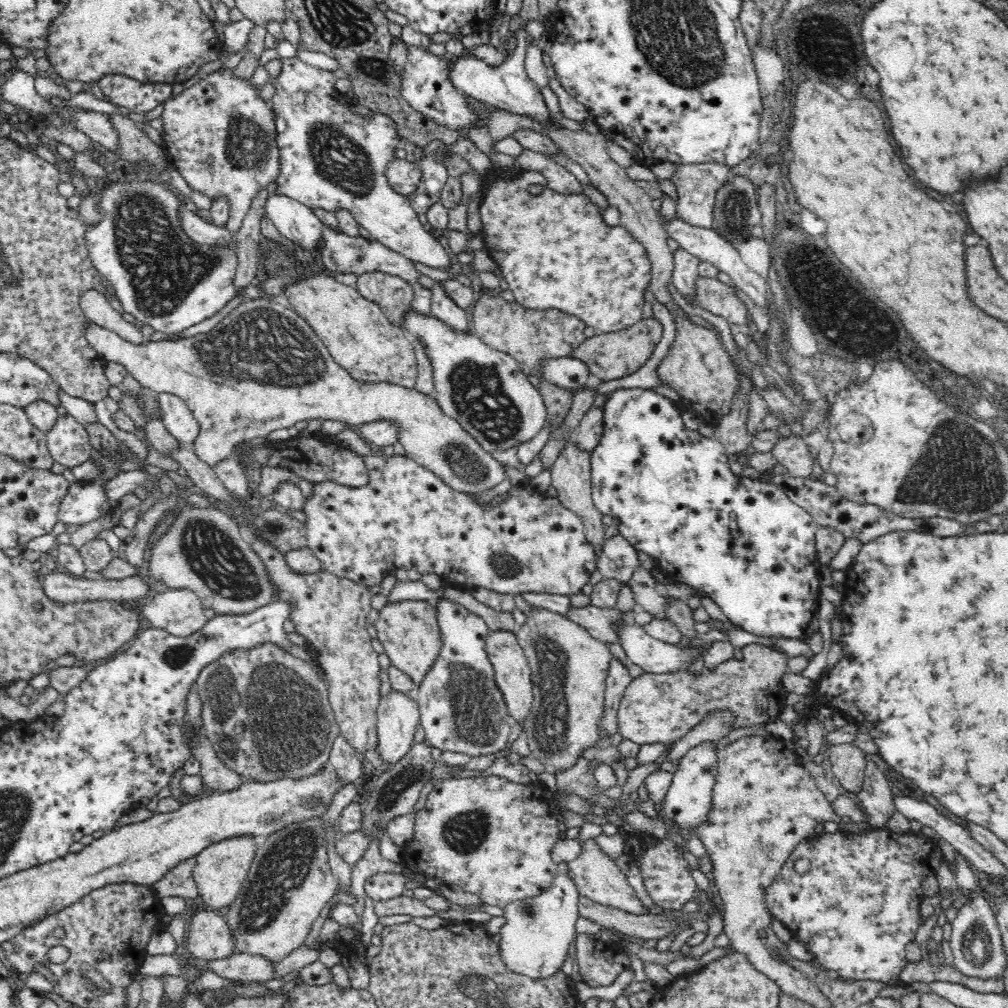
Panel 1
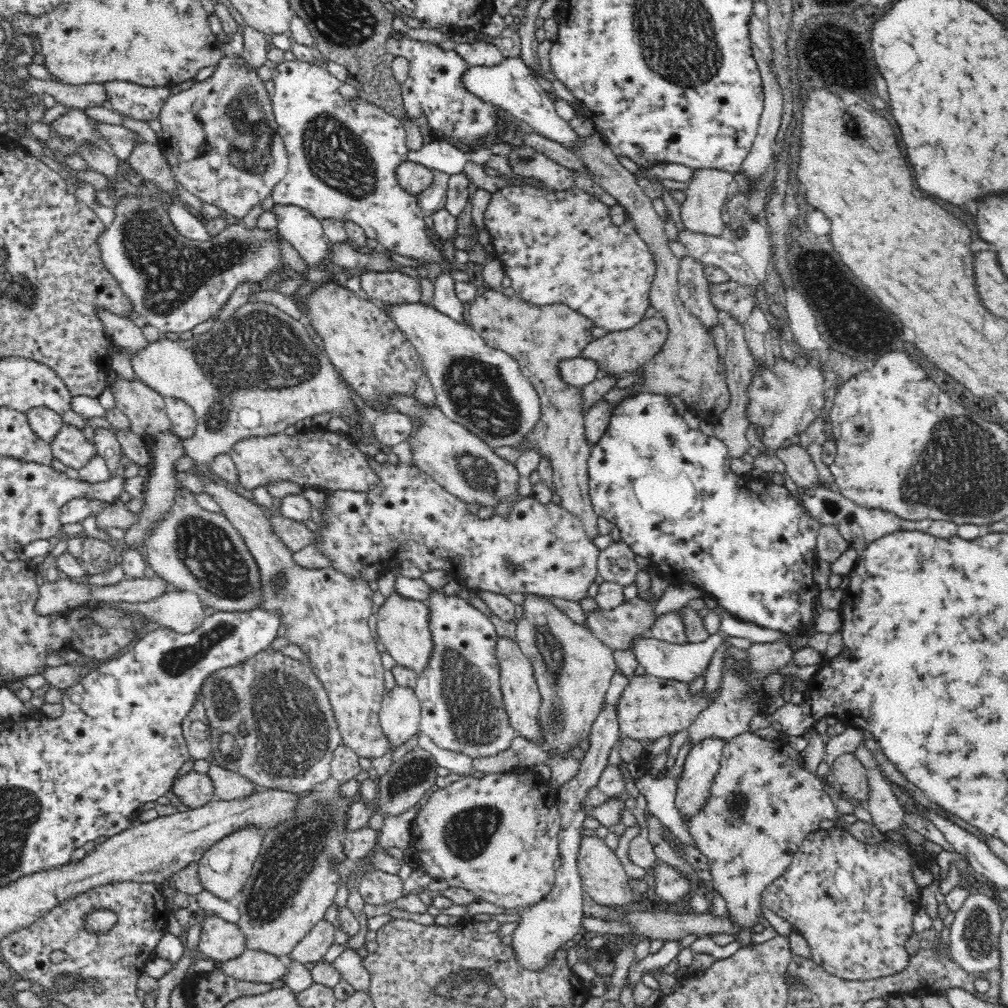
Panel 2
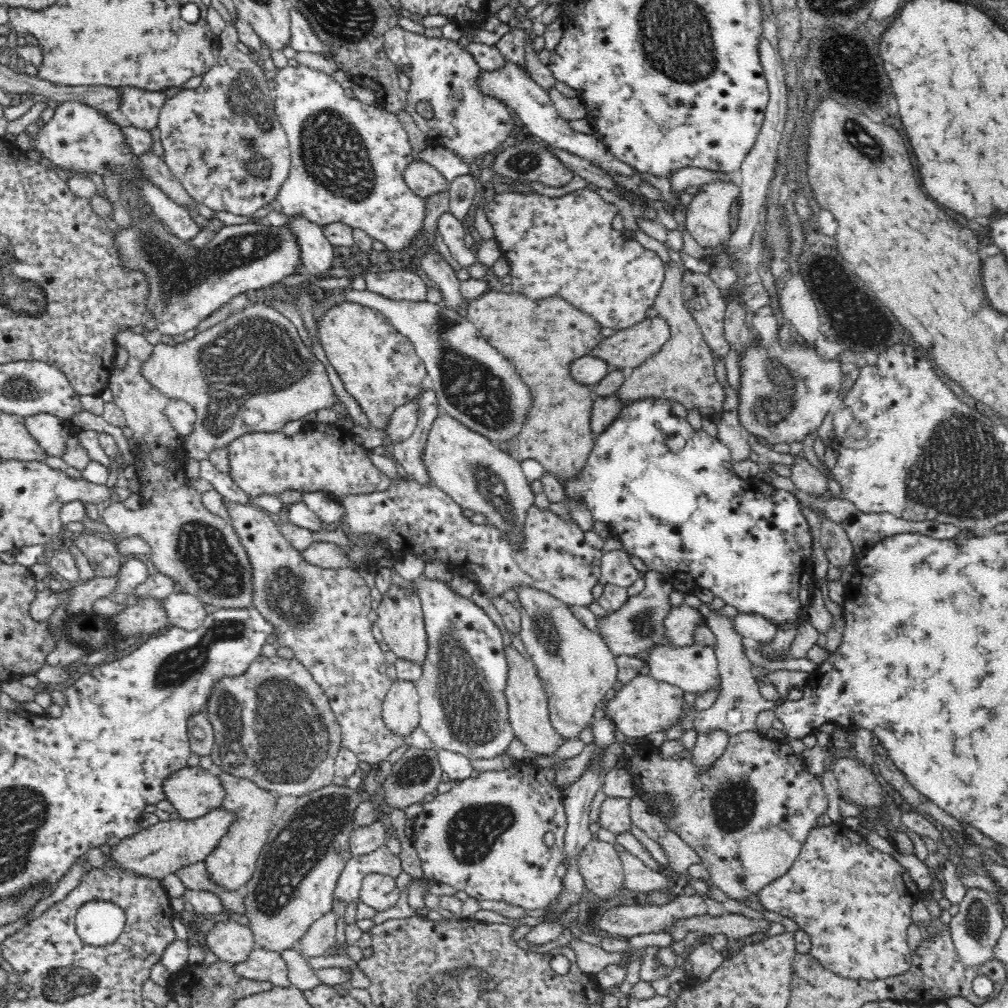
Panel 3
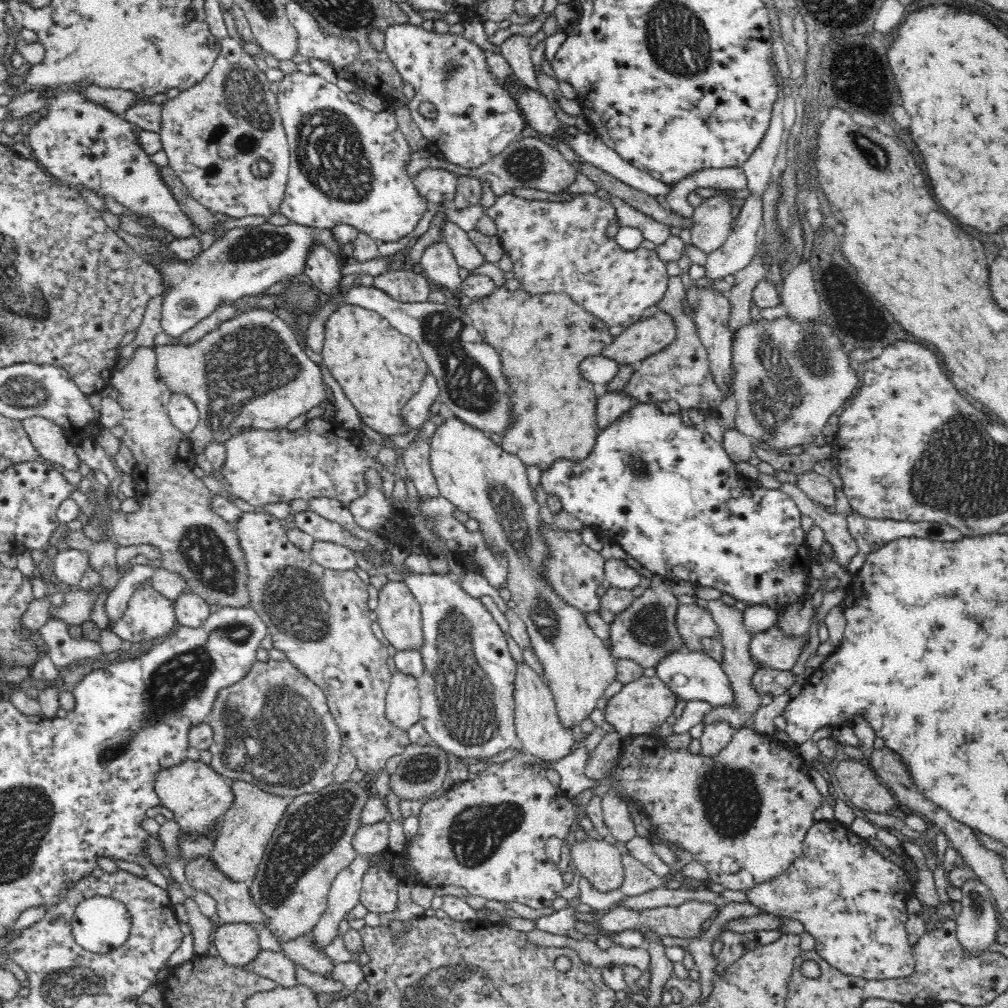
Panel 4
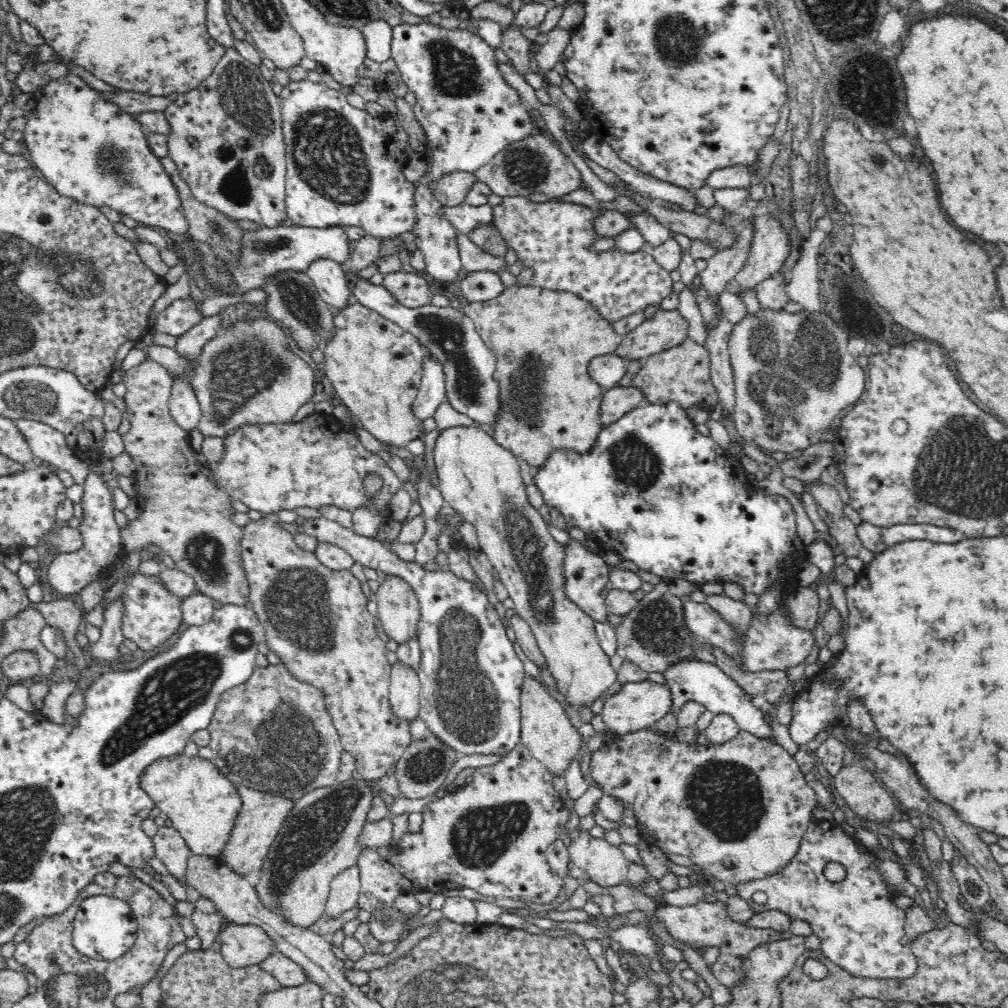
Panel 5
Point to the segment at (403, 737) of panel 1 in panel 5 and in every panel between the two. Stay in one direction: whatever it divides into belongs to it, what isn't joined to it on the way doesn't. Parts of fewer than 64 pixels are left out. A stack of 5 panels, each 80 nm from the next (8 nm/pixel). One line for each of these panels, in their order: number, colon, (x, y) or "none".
2: (400, 715)
3: (400, 709)
4: (403, 702)
5: (405, 690)

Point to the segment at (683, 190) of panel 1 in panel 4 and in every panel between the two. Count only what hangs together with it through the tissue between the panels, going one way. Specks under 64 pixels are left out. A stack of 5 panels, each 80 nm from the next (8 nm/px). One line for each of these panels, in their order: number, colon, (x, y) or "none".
2: (706, 197)
3: (708, 220)
4: (713, 219)

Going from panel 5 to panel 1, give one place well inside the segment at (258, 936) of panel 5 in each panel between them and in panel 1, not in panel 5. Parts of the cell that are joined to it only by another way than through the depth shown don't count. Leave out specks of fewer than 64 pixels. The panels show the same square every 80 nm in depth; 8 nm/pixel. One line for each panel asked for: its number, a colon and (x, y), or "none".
1: (209, 936)
2: (221, 940)
3: (232, 942)
4: (238, 944)

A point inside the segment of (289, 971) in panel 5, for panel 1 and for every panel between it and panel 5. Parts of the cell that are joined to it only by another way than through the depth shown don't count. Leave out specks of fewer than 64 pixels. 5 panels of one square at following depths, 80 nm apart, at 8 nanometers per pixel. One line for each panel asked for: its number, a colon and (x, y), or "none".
1: (242, 967)
2: (255, 966)
3: (266, 965)
4: (276, 966)

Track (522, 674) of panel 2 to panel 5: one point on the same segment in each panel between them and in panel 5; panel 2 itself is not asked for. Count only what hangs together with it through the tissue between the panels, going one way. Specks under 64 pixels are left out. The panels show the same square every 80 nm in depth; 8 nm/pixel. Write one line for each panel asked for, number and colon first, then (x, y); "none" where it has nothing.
3: (527, 701)
4: (539, 730)
5: (547, 732)

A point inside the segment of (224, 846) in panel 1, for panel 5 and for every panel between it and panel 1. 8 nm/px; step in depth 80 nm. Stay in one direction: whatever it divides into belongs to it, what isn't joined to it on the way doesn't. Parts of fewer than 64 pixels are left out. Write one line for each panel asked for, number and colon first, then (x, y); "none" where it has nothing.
2: (223, 870)
3: (231, 864)
4: (248, 826)
5: (262, 815)

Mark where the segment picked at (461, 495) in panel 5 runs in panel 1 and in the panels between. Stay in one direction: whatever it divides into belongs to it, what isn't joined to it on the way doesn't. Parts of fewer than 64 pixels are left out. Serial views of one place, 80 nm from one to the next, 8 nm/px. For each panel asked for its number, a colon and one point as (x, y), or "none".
1: (262, 369)
2: (573, 668)
3: (576, 667)
4: (490, 485)

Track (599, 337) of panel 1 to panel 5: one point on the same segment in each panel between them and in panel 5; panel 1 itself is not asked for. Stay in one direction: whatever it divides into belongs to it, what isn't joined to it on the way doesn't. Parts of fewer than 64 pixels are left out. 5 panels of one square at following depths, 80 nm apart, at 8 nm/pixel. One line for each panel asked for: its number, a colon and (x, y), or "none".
2: (620, 351)
3: (627, 348)
4: (644, 338)
5: (667, 328)

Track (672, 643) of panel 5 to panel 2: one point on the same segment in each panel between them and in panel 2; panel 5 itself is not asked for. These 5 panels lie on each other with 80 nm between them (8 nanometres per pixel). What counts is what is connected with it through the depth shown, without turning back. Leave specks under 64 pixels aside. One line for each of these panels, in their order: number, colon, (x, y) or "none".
2: (620, 628)
3: (639, 626)
4: (646, 633)

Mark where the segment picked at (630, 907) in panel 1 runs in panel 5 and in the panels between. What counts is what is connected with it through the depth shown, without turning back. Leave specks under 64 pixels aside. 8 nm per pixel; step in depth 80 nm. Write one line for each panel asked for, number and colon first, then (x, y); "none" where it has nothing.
2: (604, 878)
3: (598, 863)
4: (601, 863)
5: (605, 863)

